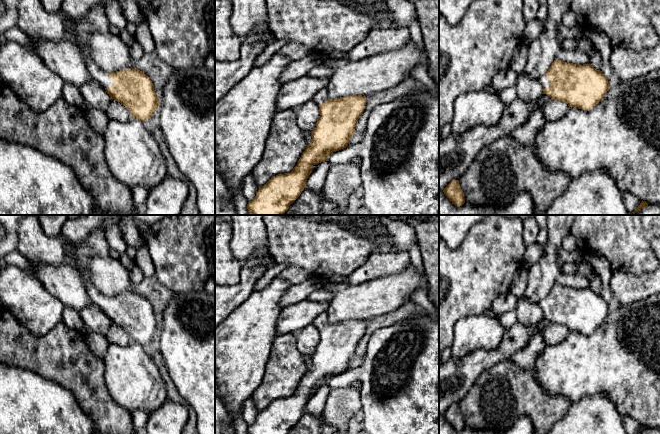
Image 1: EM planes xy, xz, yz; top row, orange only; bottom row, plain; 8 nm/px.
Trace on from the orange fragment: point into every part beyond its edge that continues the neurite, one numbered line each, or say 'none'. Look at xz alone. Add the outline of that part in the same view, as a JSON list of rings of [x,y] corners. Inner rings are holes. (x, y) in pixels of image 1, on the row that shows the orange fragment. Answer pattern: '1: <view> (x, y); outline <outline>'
1: xz (320, 97); outline [[[326,88],[321,89],[319,92],[317,92],[312,100],[319,106],[320,104],[323,104],[325,101],[328,100],[328,91]]]

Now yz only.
1: yz (543, 79); outline [[[544,74],[541,75],[538,80],[539,80],[540,84],[542,85],[542,87],[544,87],[544,88],[550,87],[550,82],[546,75],[544,75]]]

